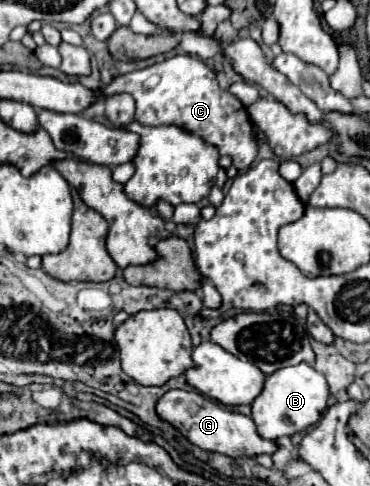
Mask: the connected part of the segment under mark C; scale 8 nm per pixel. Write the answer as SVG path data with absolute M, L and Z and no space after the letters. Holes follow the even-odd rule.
M176 55L152 67L132 71L108 85L106 95L116 91L130 93L136 99L136 121L142 125L176 125L194 135L200 135L208 143L220 147L220 155L230 155L238 171L248 169L258 157L258 141L252 133L252 123L248 119L246 107L228 91L218 87L214 71L192 55ZM148 77L156 77L156 87L146 89L144 83Z

